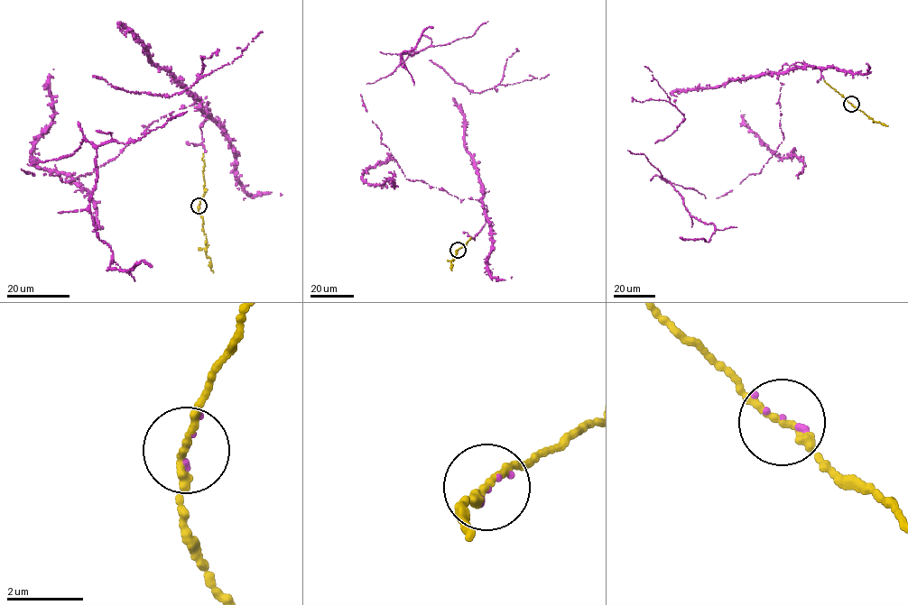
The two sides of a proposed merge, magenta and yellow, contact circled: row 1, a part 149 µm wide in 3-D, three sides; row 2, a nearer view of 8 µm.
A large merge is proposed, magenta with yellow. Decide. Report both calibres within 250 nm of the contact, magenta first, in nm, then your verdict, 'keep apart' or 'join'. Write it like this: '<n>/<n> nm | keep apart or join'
130/190 nm | join

